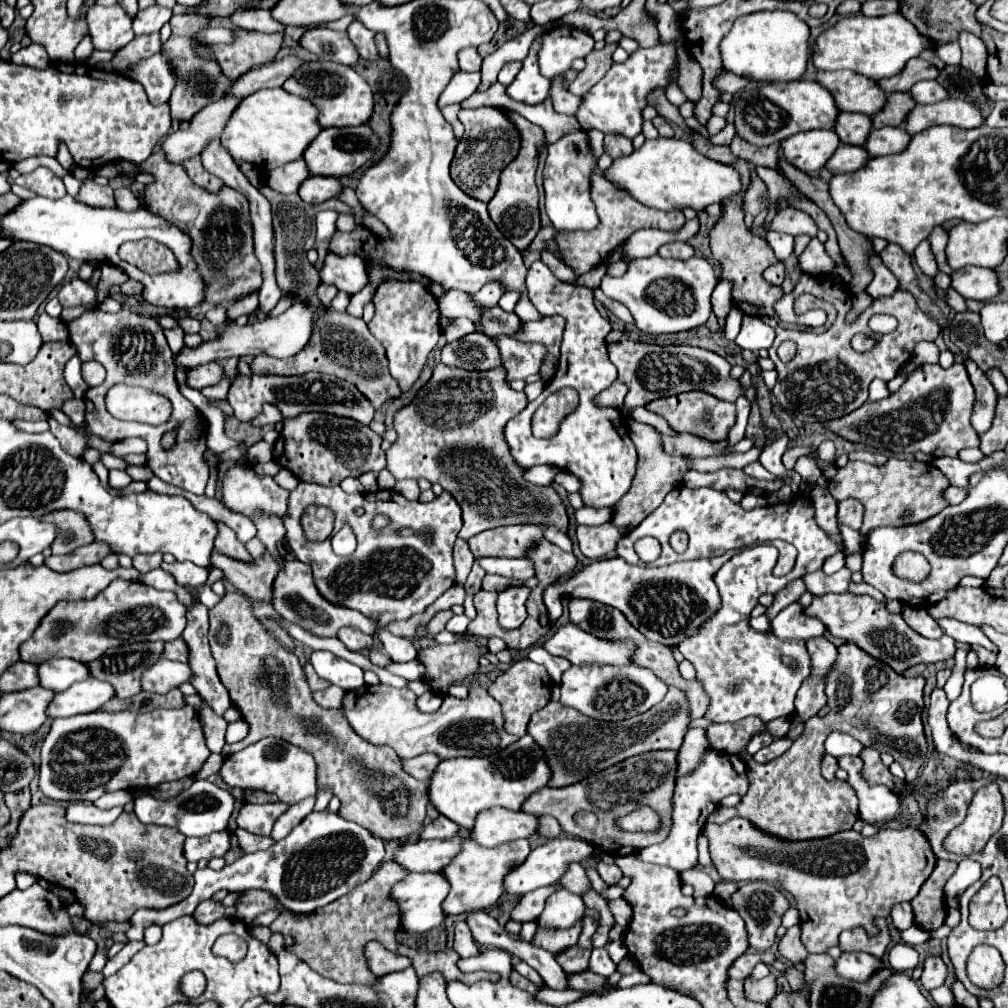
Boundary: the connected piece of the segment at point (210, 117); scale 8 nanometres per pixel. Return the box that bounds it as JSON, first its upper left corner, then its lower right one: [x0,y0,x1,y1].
[165,97,239,163]

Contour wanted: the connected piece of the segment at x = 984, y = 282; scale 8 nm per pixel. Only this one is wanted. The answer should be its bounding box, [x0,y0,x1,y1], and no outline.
[951,267,999,301]

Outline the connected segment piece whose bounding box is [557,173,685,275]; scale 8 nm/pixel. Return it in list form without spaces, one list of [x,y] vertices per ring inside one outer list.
[[[593,175],[591,179],[591,199],[595,204],[596,212],[600,219],[599,227],[595,231],[575,231],[575,233],[557,233],[557,243],[561,249],[561,259],[573,267],[573,271],[577,275],[587,273],[591,267],[603,263],[609,253],[623,245],[637,229],[645,229],[645,227],[655,227],[655,229],[663,229],[663,231],[673,231],[679,229],[685,223],[685,217],[681,211],[659,211],[659,209],[651,209],[643,203],[639,203],[637,199],[633,199],[629,193],[625,191],[617,191],[611,181],[607,181],[601,175]]]

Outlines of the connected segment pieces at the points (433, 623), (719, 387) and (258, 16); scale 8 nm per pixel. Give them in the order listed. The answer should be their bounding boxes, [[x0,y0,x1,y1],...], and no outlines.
[[429,609,453,635],[607,339,757,415],[231,7,285,33]]

